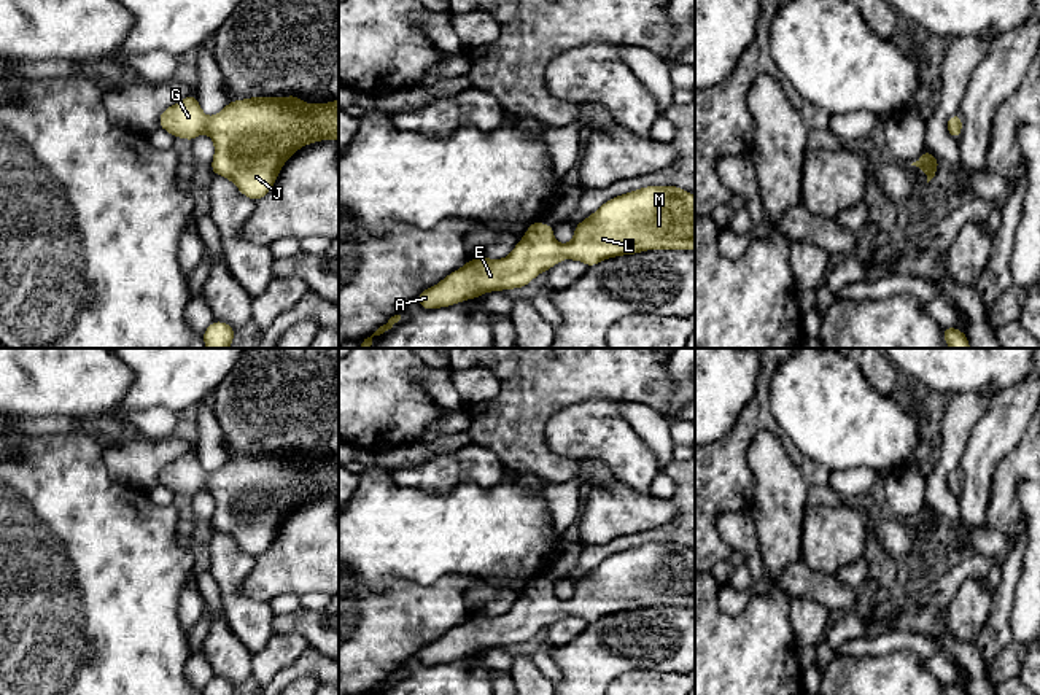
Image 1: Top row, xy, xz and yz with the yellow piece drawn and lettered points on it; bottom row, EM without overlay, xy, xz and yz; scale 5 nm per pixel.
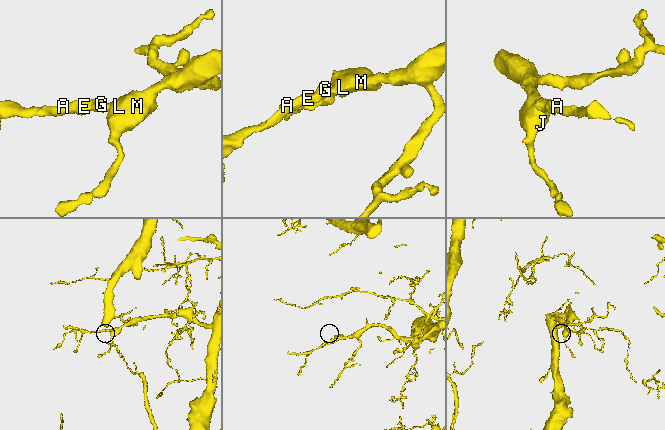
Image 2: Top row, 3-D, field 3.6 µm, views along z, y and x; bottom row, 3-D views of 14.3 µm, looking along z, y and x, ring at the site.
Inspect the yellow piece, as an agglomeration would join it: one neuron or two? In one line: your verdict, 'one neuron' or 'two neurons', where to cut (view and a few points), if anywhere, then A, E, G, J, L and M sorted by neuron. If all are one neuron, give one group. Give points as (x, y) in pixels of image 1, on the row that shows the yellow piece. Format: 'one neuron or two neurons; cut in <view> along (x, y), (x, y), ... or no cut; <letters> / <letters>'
one neuron; no cut; A E G J L M

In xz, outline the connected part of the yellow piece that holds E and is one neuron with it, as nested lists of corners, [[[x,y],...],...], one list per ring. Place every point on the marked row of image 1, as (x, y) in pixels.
[[[646,186],[636,191],[630,191],[619,197],[609,199],[593,215],[587,216],[582,223],[574,226],[574,237],[569,243],[561,245],[553,237],[553,226],[544,223],[528,224],[526,234],[517,242],[514,251],[499,259],[488,259],[487,256],[469,259],[461,269],[448,274],[437,285],[421,291],[417,296],[417,302],[428,310],[450,307],[466,299],[475,299],[483,293],[520,289],[537,277],[539,272],[549,272],[550,267],[561,259],[582,261],[588,267],[622,254],[636,254],[646,250],[695,250],[695,196],[677,186]]]

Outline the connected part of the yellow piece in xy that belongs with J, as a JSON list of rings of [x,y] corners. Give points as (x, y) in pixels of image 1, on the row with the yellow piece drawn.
[[[294,94],[251,97],[229,102],[218,115],[207,118],[197,97],[188,95],[161,113],[159,127],[191,142],[207,134],[215,143],[211,172],[231,180],[243,196],[258,202],[274,188],[281,165],[304,145],[331,138],[339,142],[339,100],[304,103]]]

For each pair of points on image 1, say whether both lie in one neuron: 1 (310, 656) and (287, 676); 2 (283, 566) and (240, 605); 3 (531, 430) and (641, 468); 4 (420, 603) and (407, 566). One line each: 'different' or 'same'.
1: same
2: different
3: different
4: different

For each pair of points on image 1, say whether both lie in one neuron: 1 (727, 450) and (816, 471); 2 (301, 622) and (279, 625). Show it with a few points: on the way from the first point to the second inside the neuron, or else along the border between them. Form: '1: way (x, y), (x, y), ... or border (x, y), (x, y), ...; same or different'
1: way (751, 427), (772, 425), (792, 450); same
2: way (296, 622), (283, 624); same

